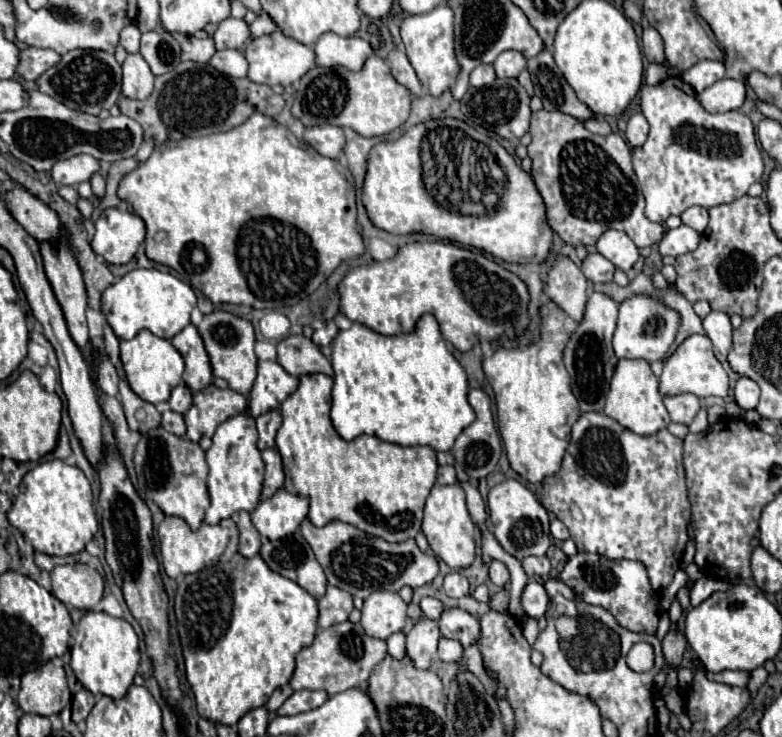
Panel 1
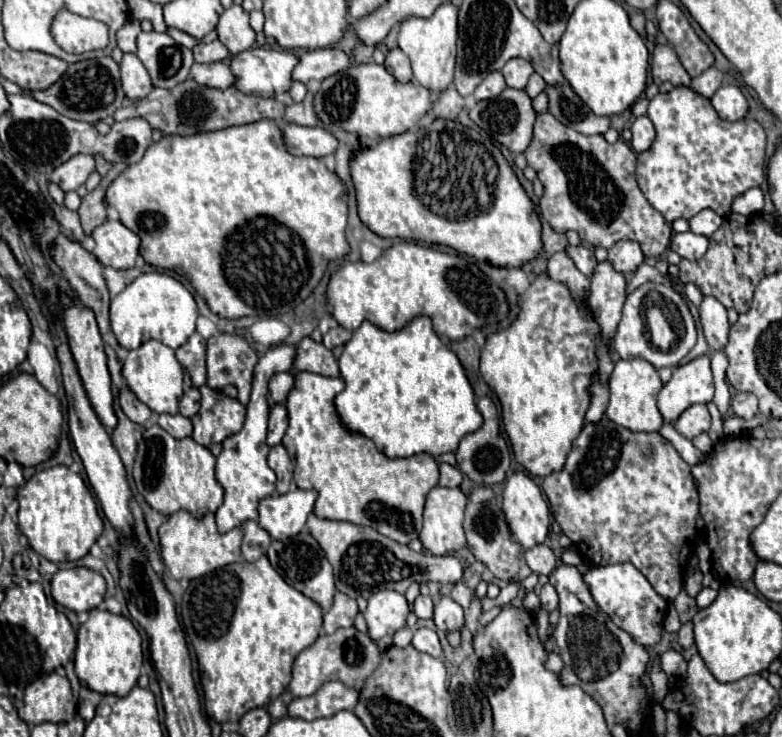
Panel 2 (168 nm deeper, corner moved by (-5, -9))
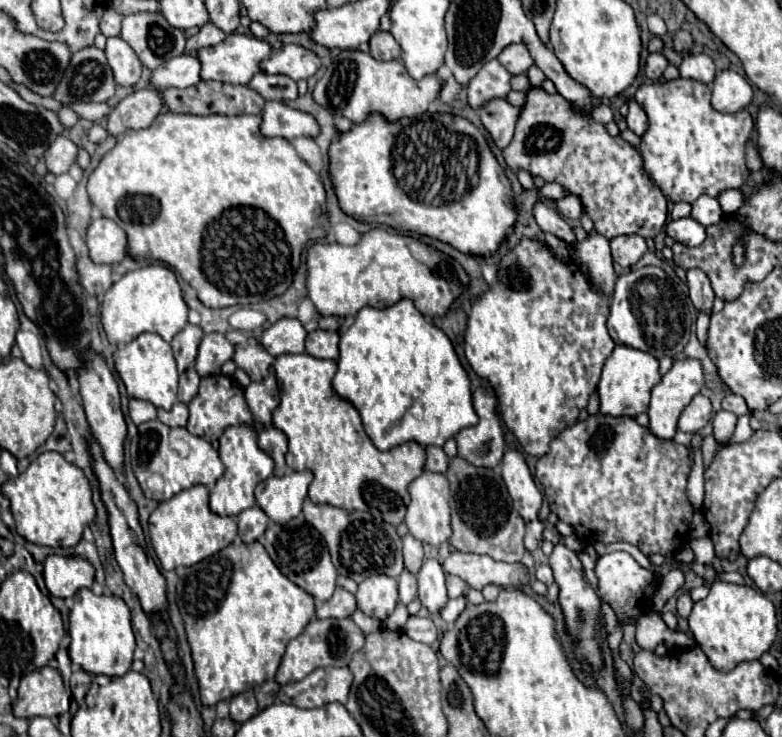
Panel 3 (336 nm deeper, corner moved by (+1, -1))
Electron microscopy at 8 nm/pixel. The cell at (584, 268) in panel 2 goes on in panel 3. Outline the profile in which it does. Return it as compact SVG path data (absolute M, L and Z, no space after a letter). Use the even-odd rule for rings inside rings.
M537 201L535 207L533 207L533 217L535 217L537 225L539 225L543 231L549 231L549 233L557 235L557 237L563 239L567 245L575 245L575 243L577 243L573 229L571 229L571 227L567 225L567 221L555 211L553 205L543 203L543 201Z

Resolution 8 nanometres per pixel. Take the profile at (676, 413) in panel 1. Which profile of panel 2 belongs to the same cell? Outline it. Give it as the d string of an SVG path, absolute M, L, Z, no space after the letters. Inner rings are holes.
M691 405L673 421L673 427L687 439L693 439L703 431L709 431L709 425L711 425L711 417L707 405Z

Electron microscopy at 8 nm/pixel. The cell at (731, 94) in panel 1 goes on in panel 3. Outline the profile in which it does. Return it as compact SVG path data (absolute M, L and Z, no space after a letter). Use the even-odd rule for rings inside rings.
M721 71L713 81L713 107L721 113L735 113L749 105L753 97L751 83L735 73L735 71Z

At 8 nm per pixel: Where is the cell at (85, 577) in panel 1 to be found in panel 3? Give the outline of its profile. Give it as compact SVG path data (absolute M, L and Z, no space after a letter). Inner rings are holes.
M49 555L43 561L43 577L51 595L73 597L79 589L91 587L95 581L95 569L87 559Z

